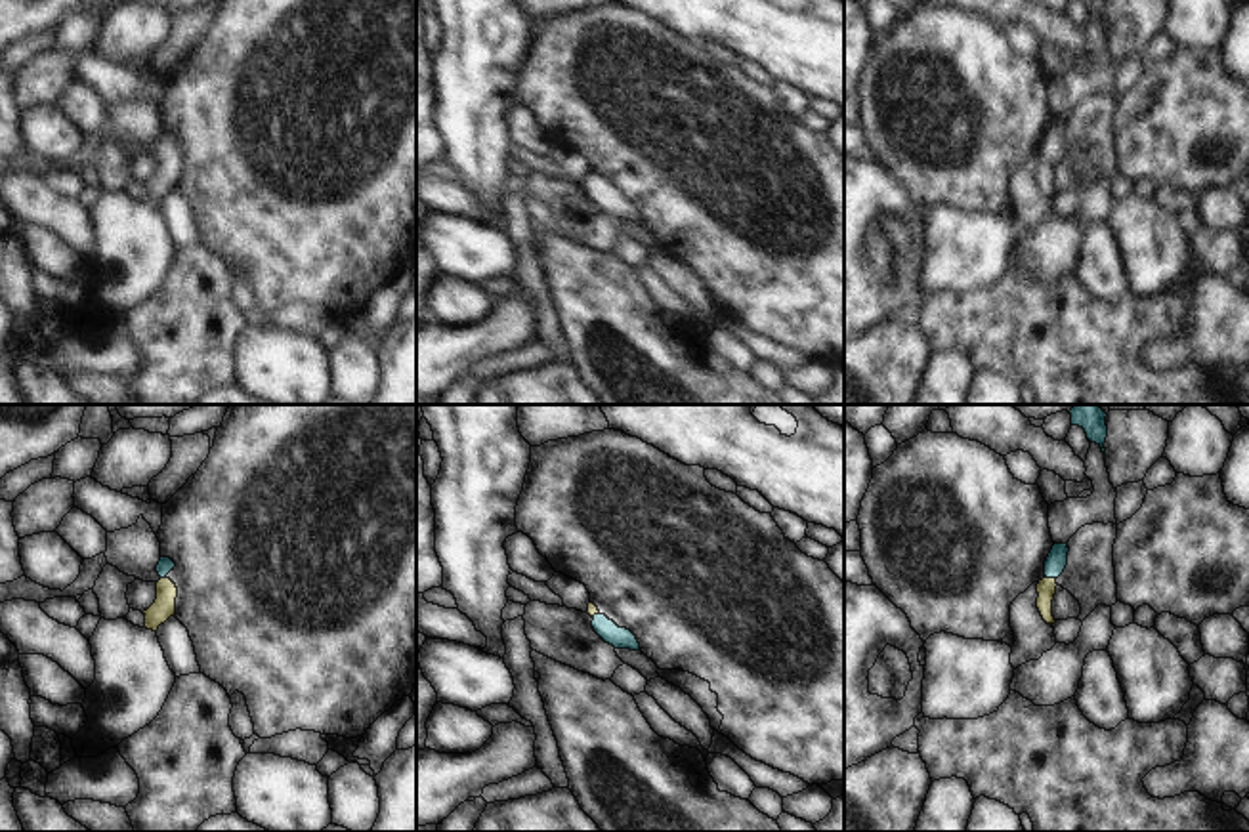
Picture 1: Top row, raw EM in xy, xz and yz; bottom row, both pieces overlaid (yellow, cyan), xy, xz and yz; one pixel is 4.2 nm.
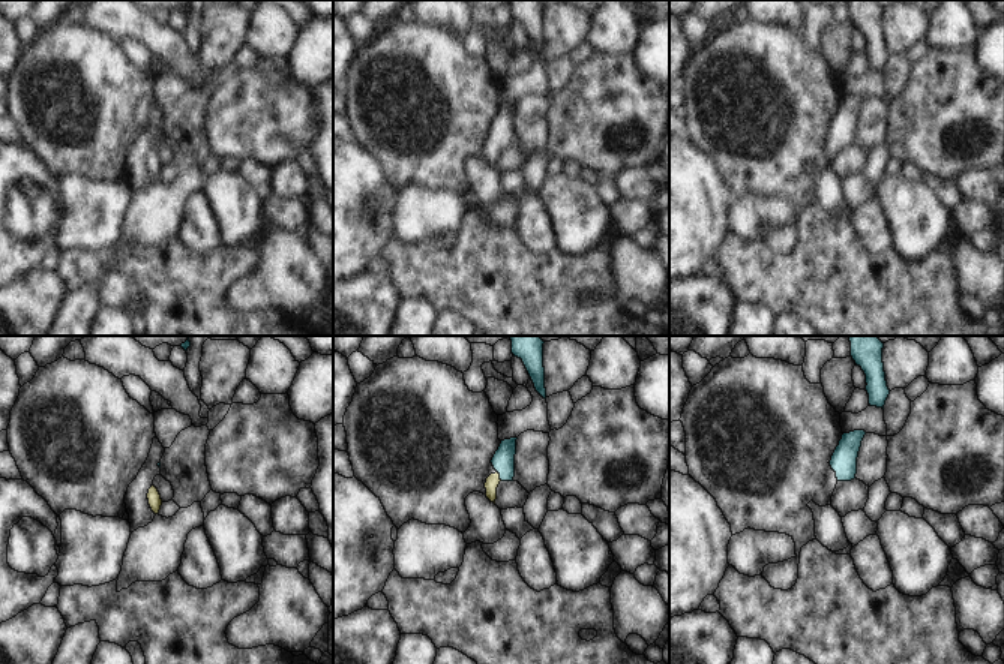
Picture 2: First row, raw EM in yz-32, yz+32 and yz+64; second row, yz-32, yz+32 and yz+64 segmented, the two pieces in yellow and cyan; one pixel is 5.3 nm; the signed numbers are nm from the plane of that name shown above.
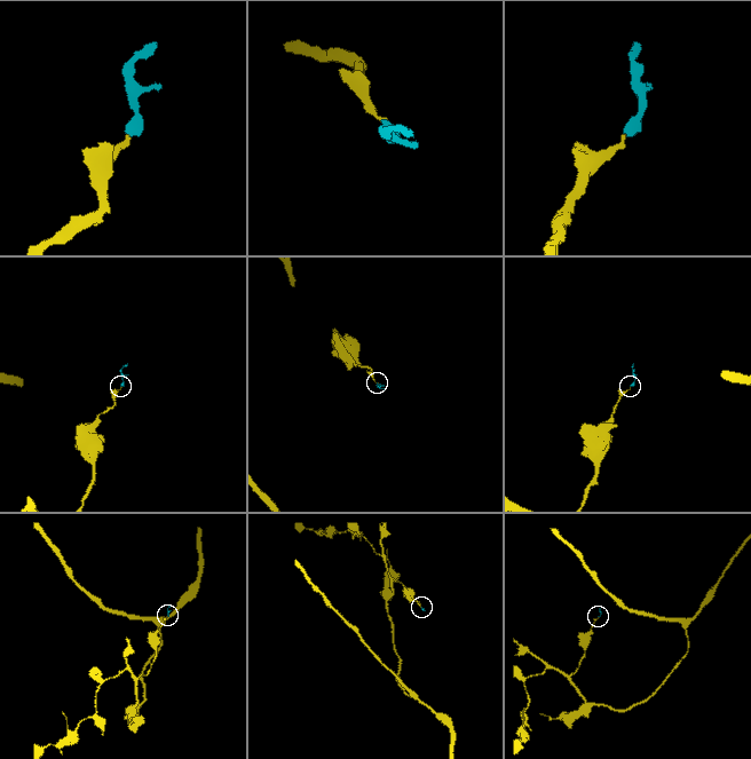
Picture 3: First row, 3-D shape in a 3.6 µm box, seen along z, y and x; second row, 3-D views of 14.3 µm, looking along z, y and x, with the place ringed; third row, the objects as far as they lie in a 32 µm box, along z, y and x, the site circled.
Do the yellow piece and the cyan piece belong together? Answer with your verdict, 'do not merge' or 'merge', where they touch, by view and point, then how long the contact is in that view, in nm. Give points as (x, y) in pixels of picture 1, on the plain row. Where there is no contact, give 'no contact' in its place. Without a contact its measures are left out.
merge | yz (1051, 151) | 50 nm

